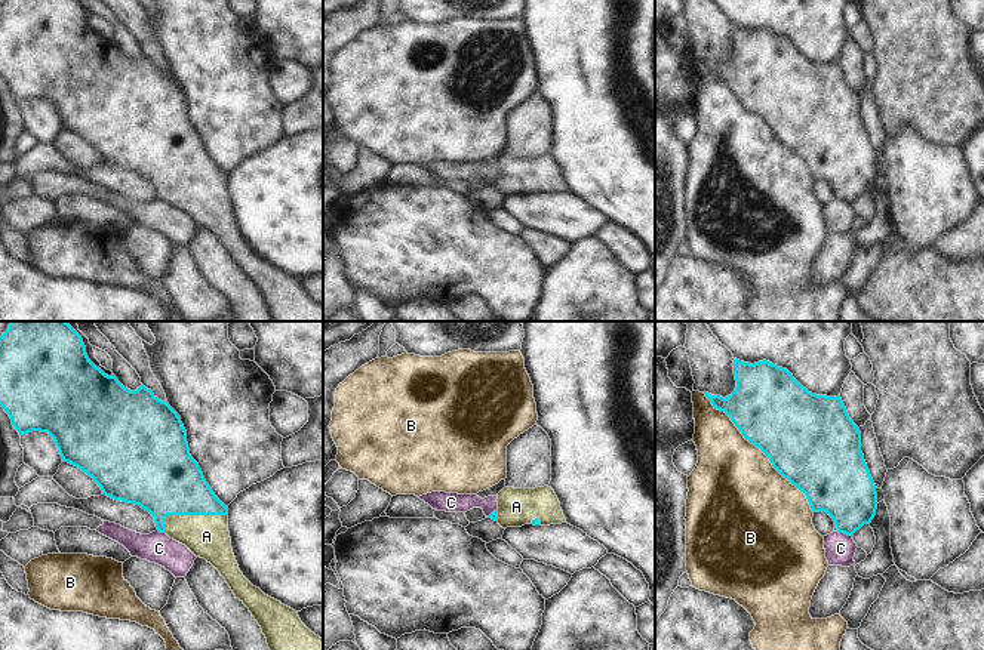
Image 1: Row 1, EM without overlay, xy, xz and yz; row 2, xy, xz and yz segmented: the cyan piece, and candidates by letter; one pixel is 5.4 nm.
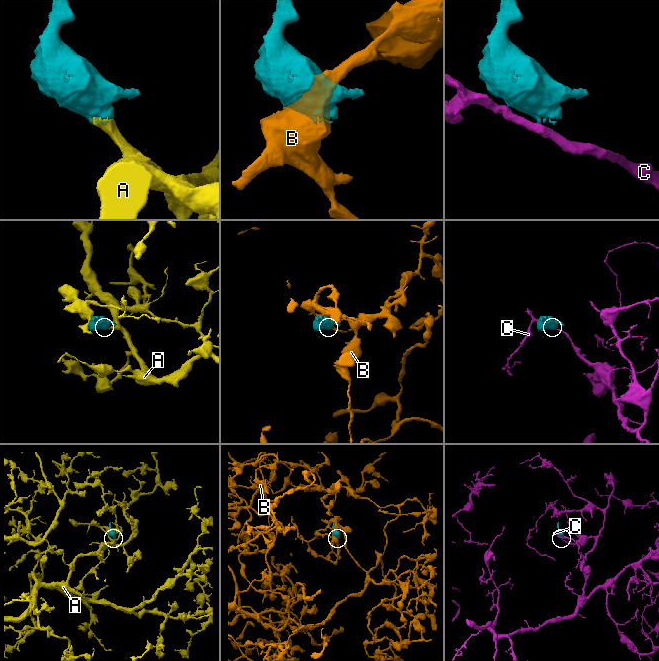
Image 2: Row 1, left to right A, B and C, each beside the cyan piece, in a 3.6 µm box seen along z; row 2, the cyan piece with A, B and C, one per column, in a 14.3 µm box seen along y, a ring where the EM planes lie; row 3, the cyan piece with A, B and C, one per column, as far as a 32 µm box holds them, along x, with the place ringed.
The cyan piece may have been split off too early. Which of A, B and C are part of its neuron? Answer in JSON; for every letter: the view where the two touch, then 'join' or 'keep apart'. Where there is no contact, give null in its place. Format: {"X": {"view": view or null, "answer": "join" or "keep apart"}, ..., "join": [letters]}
{"A": {"view": "xy", "answer": "join"}, "B": {"view": "yz", "answer": "keep apart"}, "C": {"view": "yz", "answer": "keep apart"}, "join": ["A"]}

